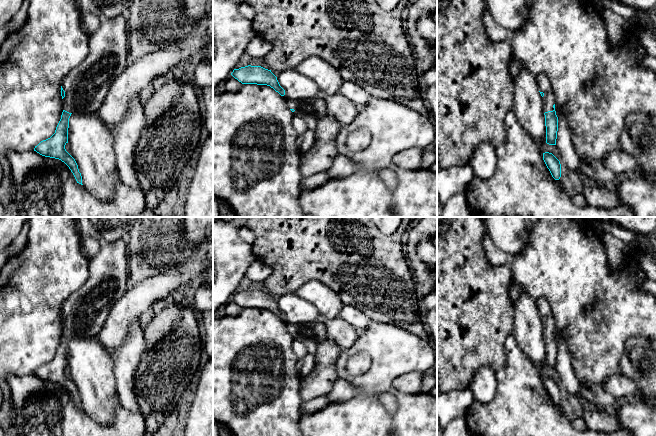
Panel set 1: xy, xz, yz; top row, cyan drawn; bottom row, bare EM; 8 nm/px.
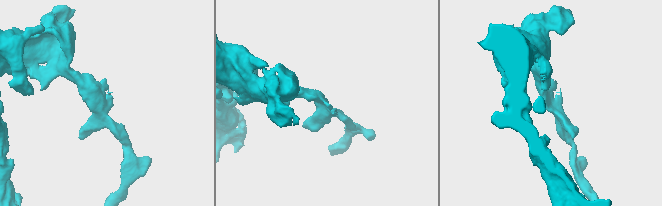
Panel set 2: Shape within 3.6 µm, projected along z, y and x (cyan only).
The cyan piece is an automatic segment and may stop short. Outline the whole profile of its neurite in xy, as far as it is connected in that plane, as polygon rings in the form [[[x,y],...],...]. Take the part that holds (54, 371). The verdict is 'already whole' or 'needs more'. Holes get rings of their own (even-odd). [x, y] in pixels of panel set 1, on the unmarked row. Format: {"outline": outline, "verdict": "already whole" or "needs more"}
{"outline": [[[127,240],[104,242],[99,252],[89,261],[89,277],[83,286],[71,294],[62,304],[61,320],[63,336],[55,357],[35,370],[34,375],[42,380],[59,383],[73,397],[77,407],[82,408],[82,400],[75,383],[66,375],[68,367],[69,342],[72,337],[83,339],[97,337],[115,303],[128,291],[127,281],[128,251]]], "verdict": "needs more"}

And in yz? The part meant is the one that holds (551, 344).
{"outline": [[[546,297],[535,299],[538,315],[542,320],[542,333],[545,339],[546,367],[556,369],[558,355],[558,341],[555,335],[555,322],[552,309]]], "verdict": "needs more"}

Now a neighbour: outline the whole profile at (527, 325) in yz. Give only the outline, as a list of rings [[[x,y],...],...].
[[[521,286],[520,296],[511,306],[513,334],[519,347],[535,366],[546,366],[542,320],[535,299]]]

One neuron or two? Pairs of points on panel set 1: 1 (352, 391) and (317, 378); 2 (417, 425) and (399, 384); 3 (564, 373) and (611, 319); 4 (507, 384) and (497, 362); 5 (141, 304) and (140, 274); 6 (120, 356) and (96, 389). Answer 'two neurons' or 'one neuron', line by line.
1: two neurons
2: two neurons
3: two neurons
4: two neurons
5: two neurons
6: two neurons

